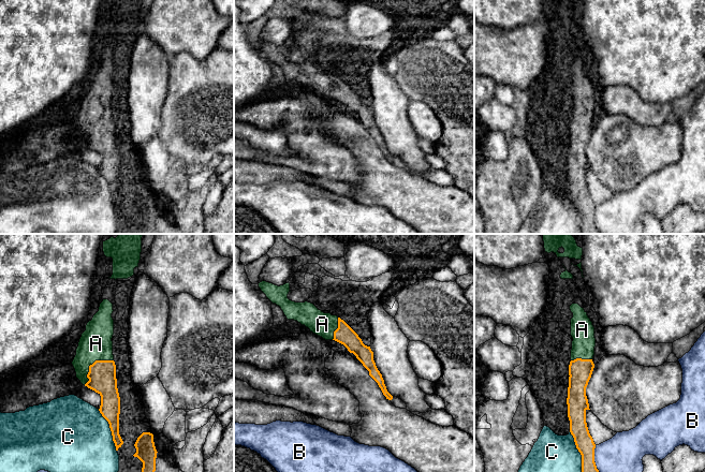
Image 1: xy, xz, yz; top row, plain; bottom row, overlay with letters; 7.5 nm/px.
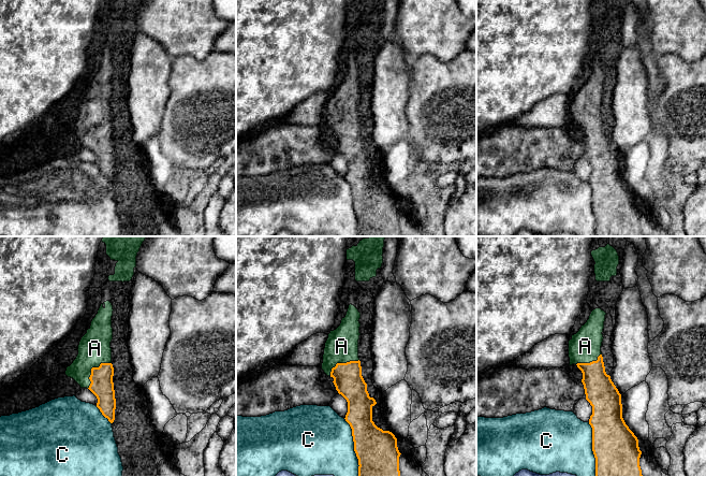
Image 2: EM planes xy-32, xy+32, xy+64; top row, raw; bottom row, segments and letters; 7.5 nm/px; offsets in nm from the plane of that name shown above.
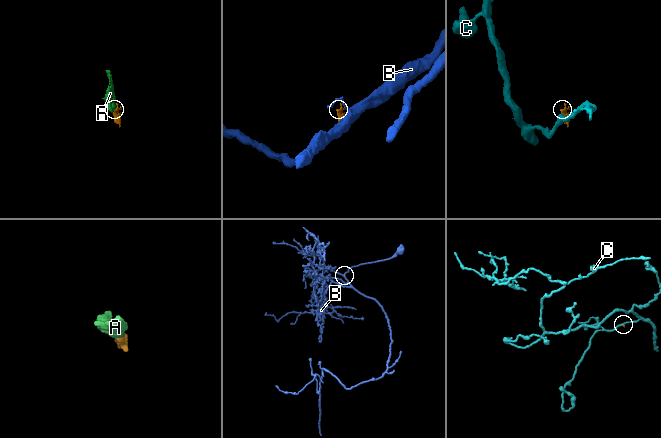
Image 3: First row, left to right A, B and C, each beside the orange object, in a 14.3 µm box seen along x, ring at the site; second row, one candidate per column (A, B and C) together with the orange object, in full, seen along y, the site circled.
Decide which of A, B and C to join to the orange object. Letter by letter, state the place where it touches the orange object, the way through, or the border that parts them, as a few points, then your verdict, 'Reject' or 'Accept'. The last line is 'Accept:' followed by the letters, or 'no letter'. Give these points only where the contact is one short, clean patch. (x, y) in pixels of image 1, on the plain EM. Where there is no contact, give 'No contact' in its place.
A: Touches orange at xy (92, 123). Accept
B: Touches orange at yz (593, 219). Boundary: yz (595, 205), (595, 224), (601, 233). Reject
C: Touches orange at xy (111, 190). Reject
Accept: A

